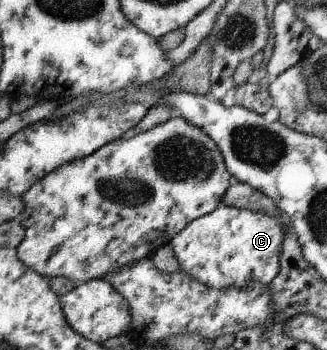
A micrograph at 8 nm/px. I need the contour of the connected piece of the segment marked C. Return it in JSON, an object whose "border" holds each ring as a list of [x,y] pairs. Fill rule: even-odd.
{"border":[[[220,205],[171,240],[179,270],[213,289],[246,287],[251,279],[270,284],[281,271],[284,221],[248,209]]]}

